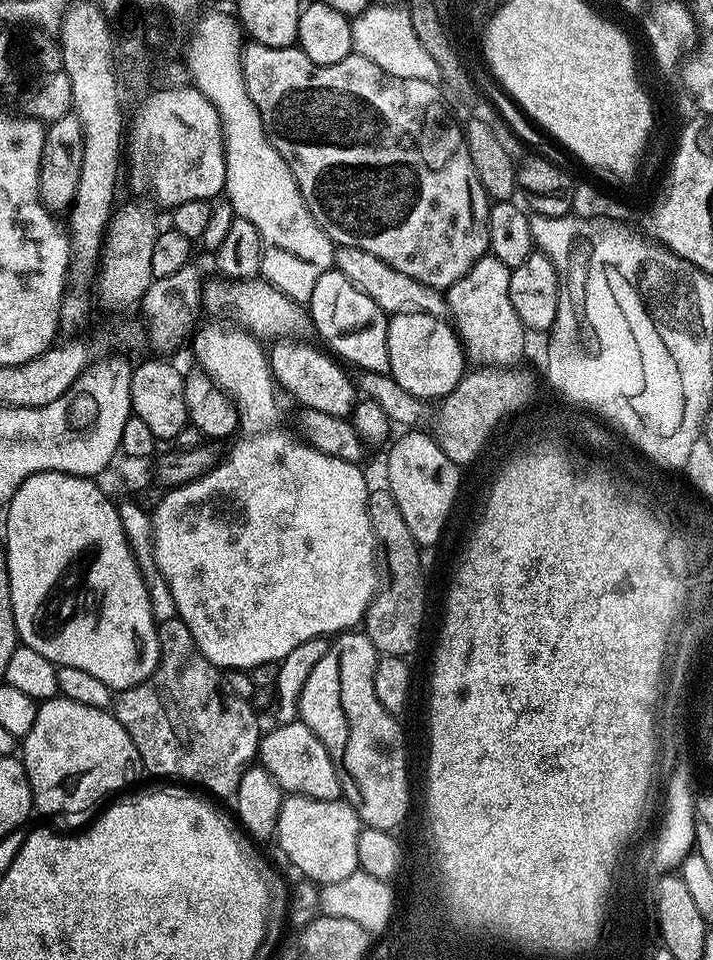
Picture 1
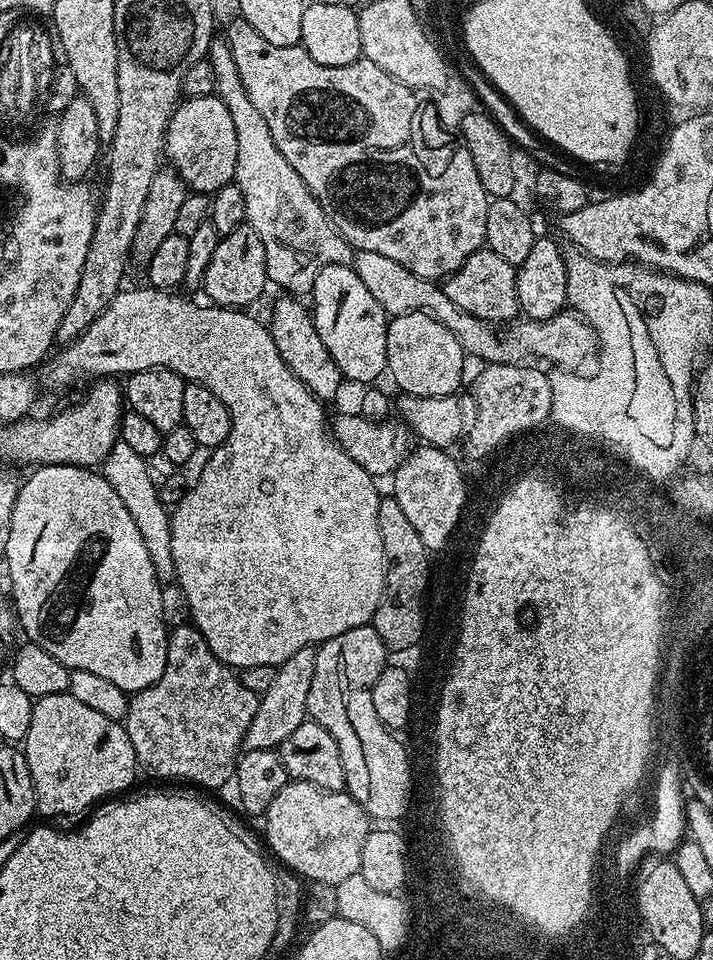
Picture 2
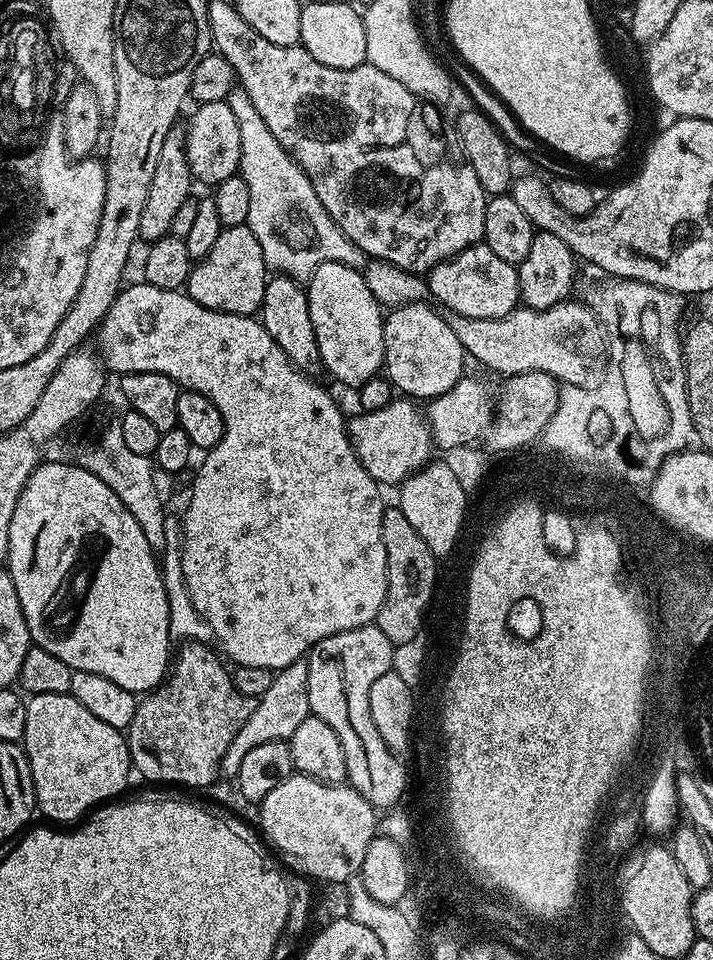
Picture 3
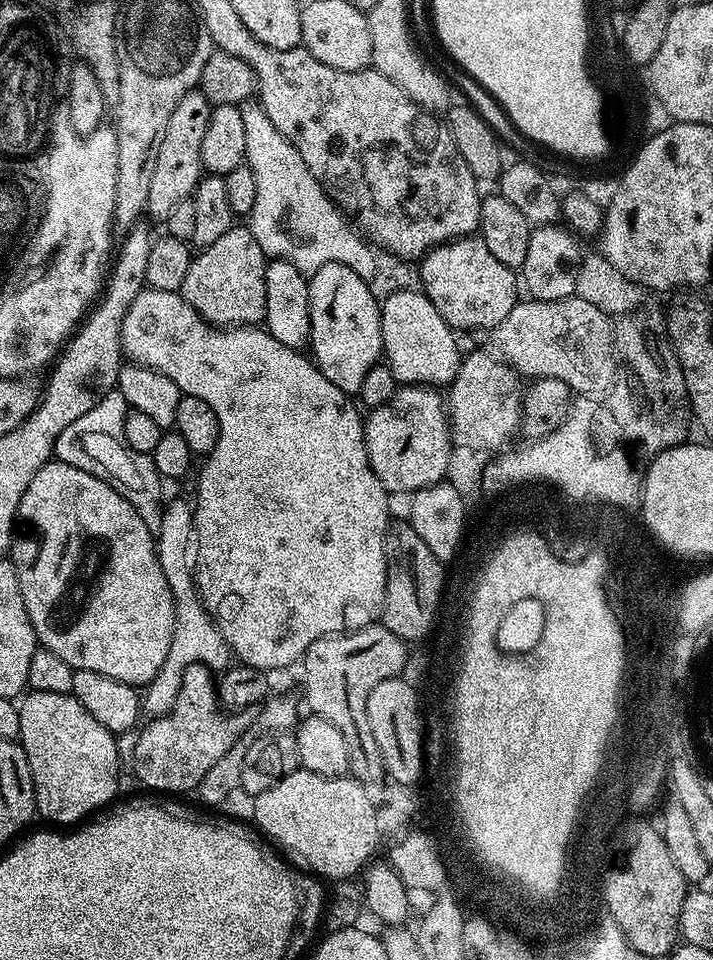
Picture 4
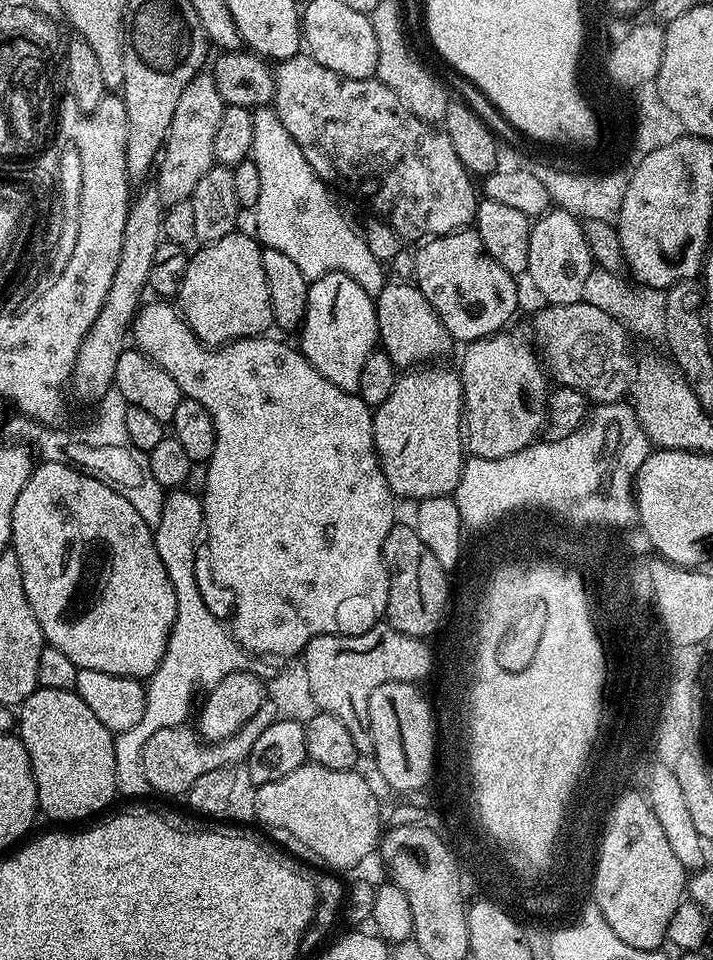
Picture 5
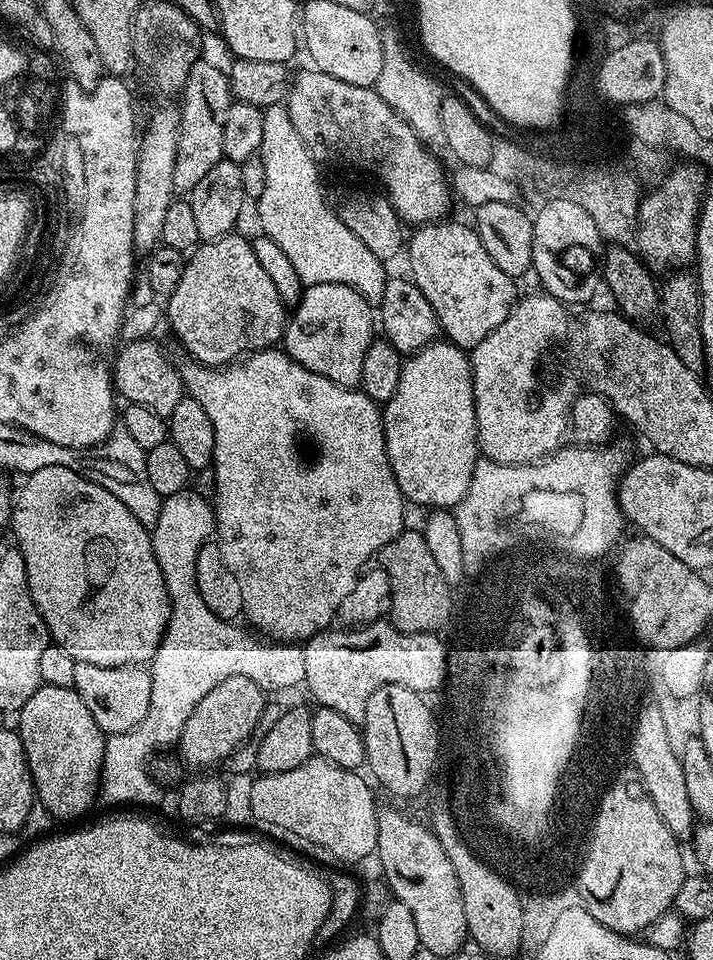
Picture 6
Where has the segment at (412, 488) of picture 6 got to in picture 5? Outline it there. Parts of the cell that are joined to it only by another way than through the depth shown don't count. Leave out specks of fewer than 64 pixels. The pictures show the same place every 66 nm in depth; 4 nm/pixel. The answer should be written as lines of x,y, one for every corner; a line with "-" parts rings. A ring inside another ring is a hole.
417,366
397,375
390,398
382,402
372,413
374,446
380,459
380,469
390,486
393,497
411,502
426,498
452,496
460,485
460,471
466,459
466,437
462,431
464,423
464,391
459,371
436,366

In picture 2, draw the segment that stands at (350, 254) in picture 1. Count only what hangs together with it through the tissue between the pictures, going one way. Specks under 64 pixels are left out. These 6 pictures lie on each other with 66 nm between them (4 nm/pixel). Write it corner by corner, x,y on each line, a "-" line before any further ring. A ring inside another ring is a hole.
374,250
356,252
350,267
356,271
358,278
362,278
366,290
370,290
378,306
382,306
382,310
388,313
389,317
401,316
407,312
426,312
438,322
442,322
442,326
446,326
446,330
450,330
454,338
458,338
465,354
469,357
477,356
478,359
484,360
480,362
485,365
519,364
531,361
528,359
533,356
536,359
533,361
549,360
550,363
556,364
552,366
560,370
580,370
583,369
580,368
583,364
591,361
593,363
597,359
598,354
587,344
580,344
578,347
574,342
564,342
576,332
575,311
559,312
549,320
517,319
503,329
505,330
503,336
499,327
489,324
487,320
479,320
477,316
471,316
466,310
462,310
462,306
454,306
454,302
446,298
443,287
437,281
418,278
418,274
406,270
406,266
401,266
399,262
393,262
391,258
386,258
-
549,338
554,339
555,342
547,346

